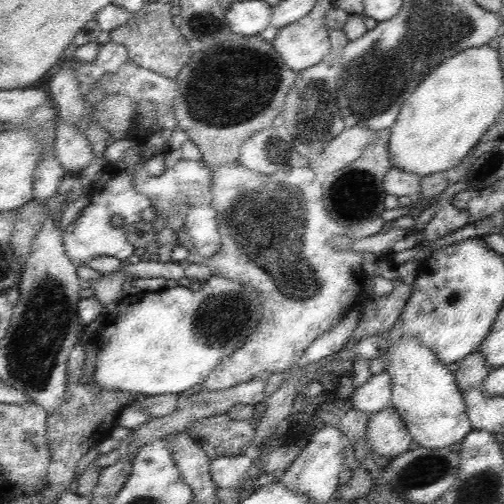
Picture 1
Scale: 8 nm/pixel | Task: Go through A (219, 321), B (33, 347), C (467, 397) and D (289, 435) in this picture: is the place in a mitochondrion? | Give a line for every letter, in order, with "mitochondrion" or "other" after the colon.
A: mitochondrion
B: mitochondrion
C: other
D: mitochondrion

